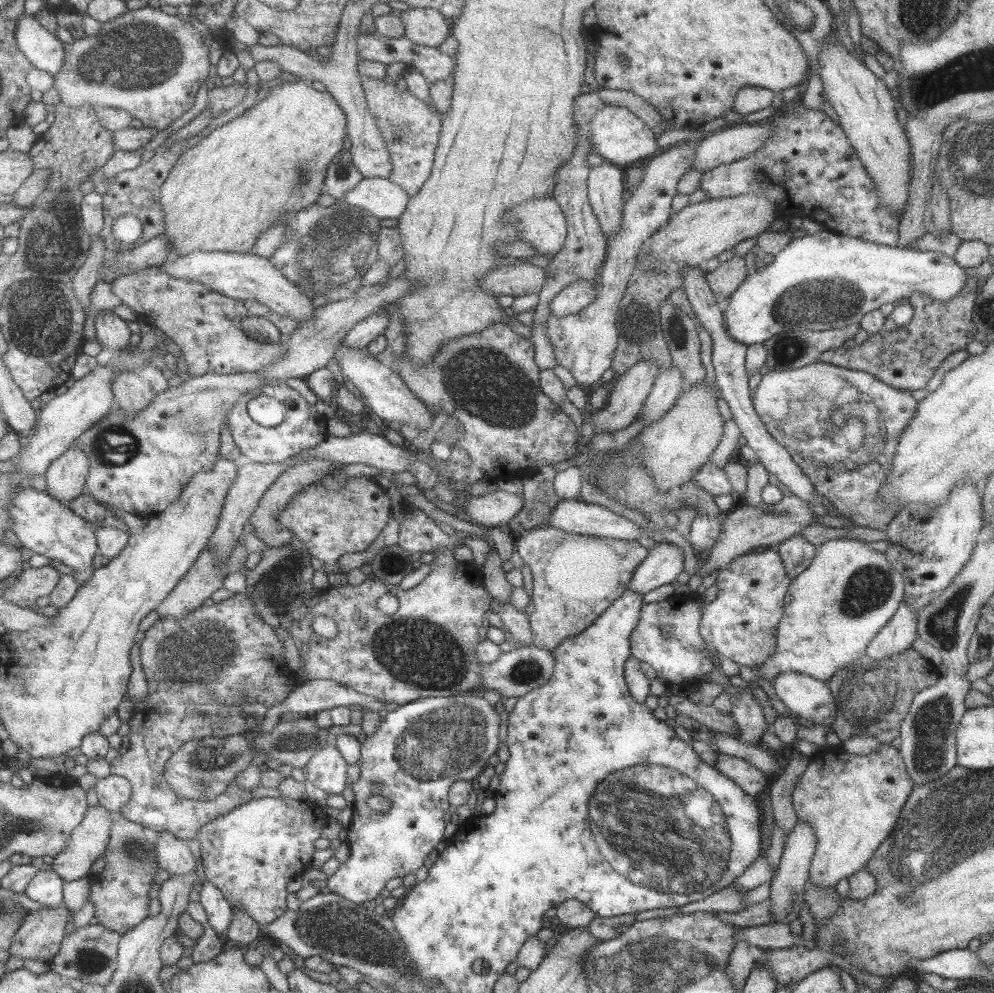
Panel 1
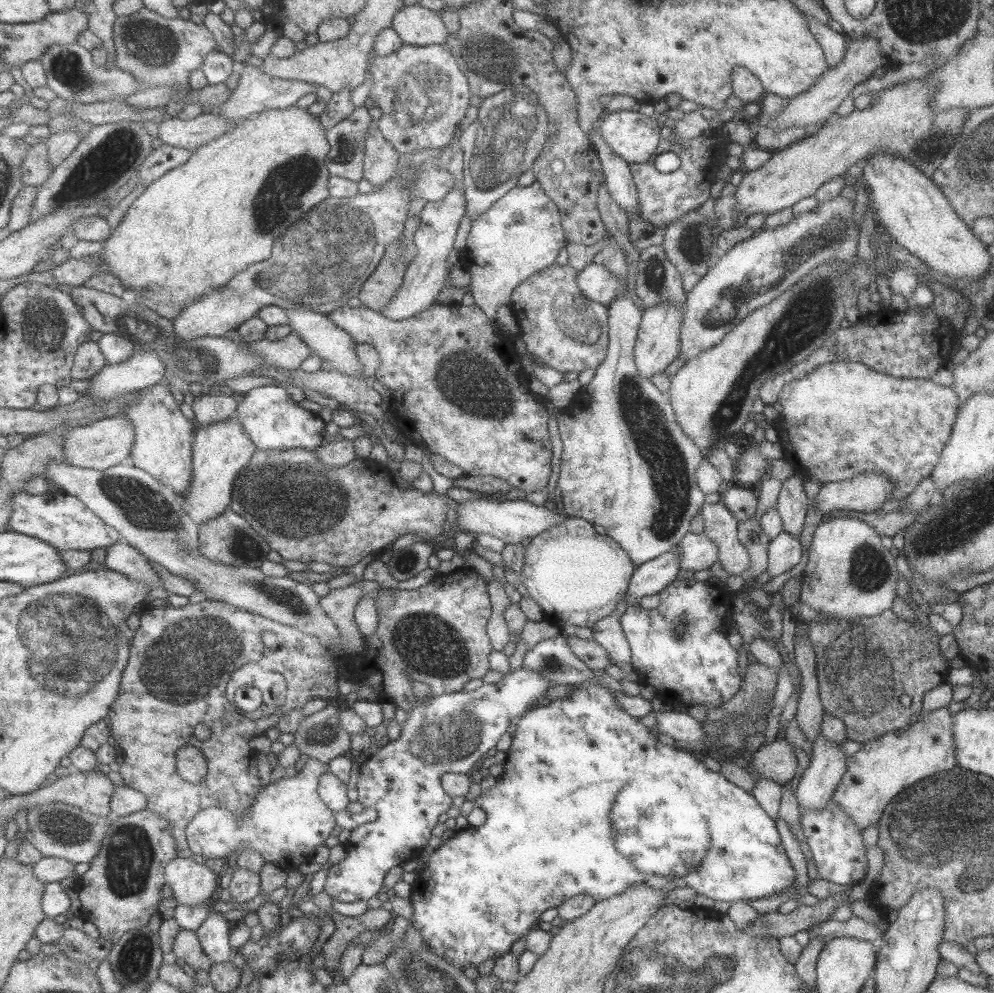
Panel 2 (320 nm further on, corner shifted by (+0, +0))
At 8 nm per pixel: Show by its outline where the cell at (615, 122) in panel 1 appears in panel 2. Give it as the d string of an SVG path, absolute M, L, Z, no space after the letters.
M619 110L603 112L601 119L602 139L622 160L628 164L642 164L654 156L660 141L660 127L655 116Z

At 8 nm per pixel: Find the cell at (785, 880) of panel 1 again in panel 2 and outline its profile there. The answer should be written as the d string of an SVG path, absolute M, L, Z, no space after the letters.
M817 733L812 742L809 764L801 772L794 792L798 804L806 809L820 809L827 801L831 801L846 772L847 761L839 743L831 742Z

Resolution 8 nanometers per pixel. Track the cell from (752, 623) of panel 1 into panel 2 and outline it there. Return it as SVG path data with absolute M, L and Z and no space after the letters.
M781 531L768 544L768 565L766 570L772 578L784 573L801 560L800 542L796 536Z

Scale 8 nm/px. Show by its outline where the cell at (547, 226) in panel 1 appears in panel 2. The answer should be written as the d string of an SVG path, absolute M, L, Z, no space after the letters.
M537 181L529 186L510 188L489 208L478 214L470 222L466 237L464 256L469 262L467 272L470 281L467 285L475 306L478 306L489 319L495 318L495 308L508 305L512 290L530 274L552 265L560 248L565 246L565 236L560 225L560 214L557 205L543 192Z

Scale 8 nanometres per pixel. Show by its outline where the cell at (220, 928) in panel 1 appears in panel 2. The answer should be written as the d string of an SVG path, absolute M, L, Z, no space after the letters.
M209 914L195 930L201 950L212 964L225 962L232 957L233 950L228 943L231 928L232 924L227 922L223 916Z

